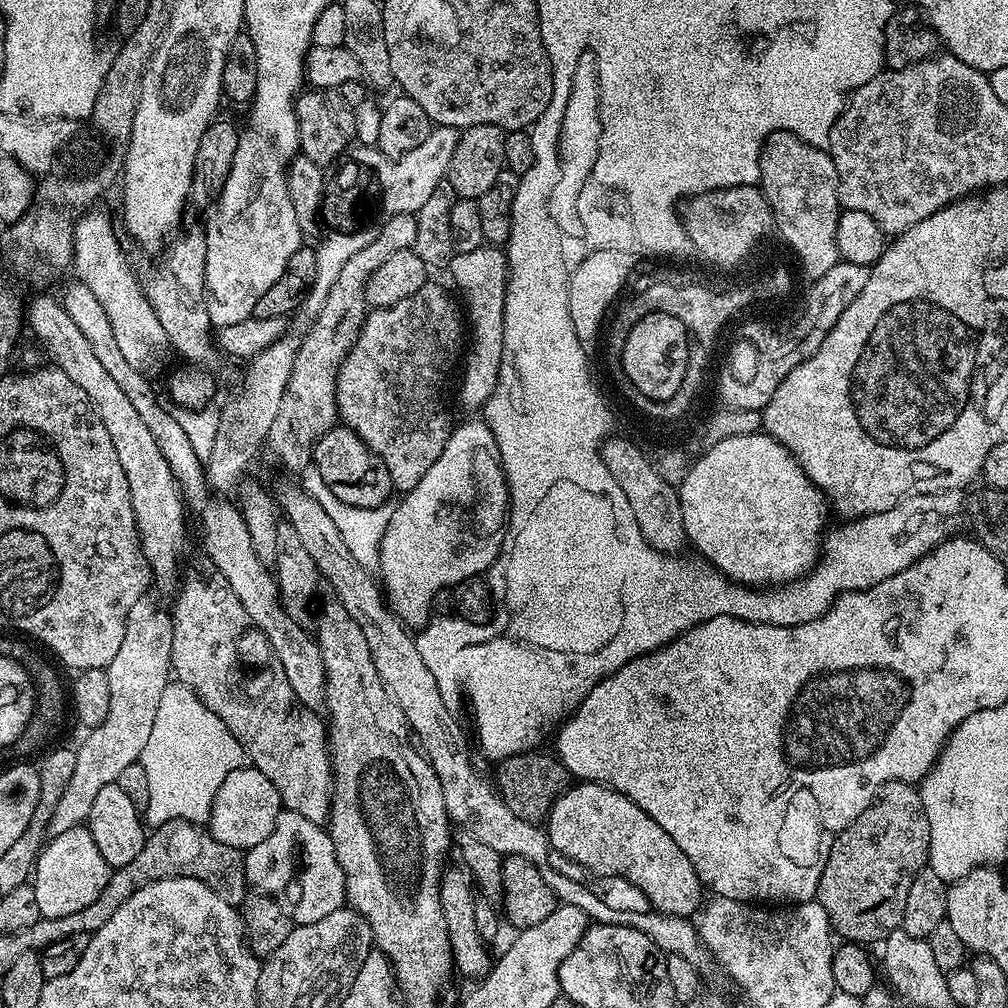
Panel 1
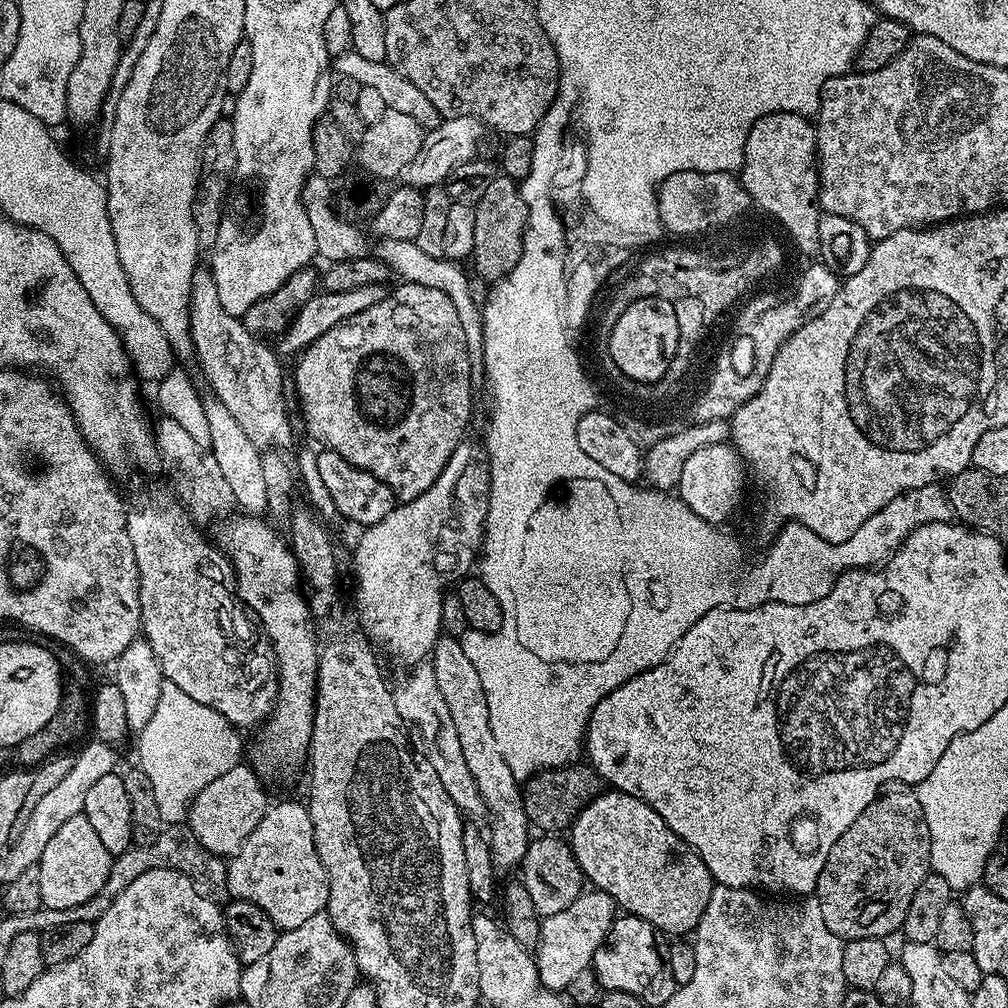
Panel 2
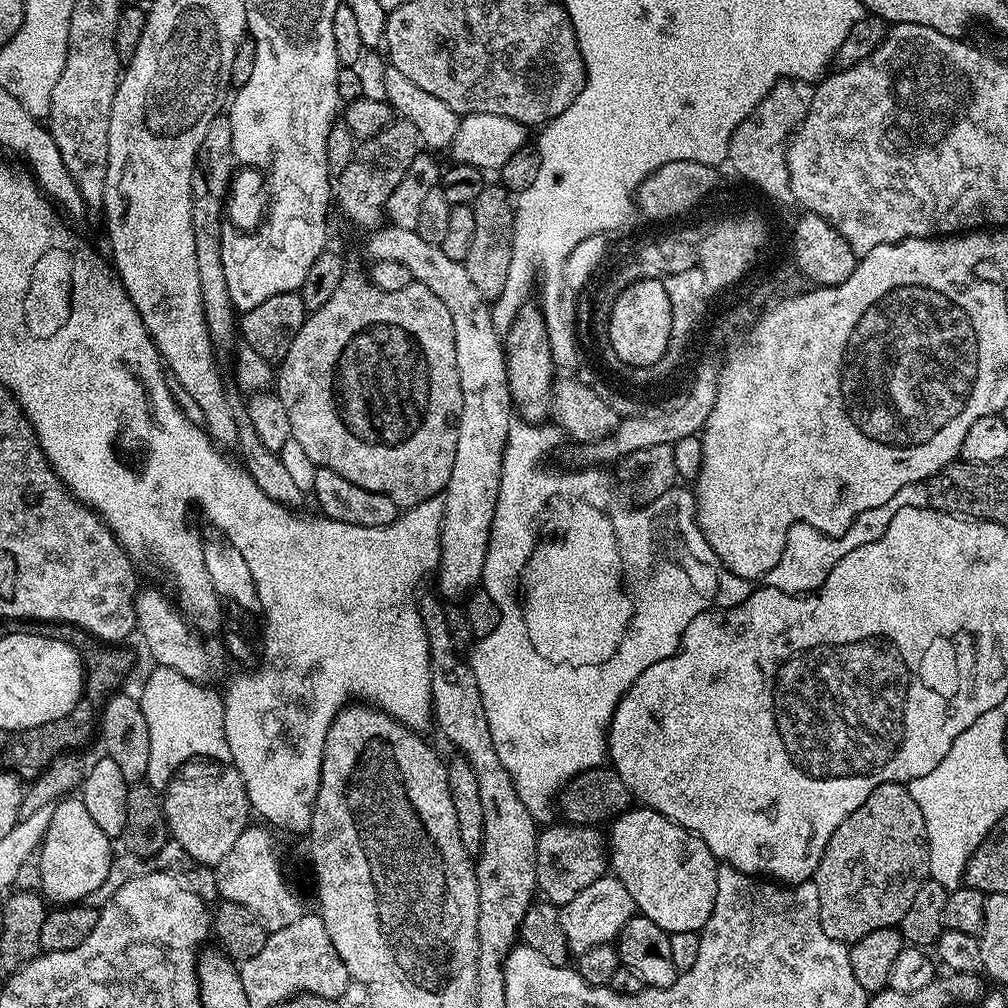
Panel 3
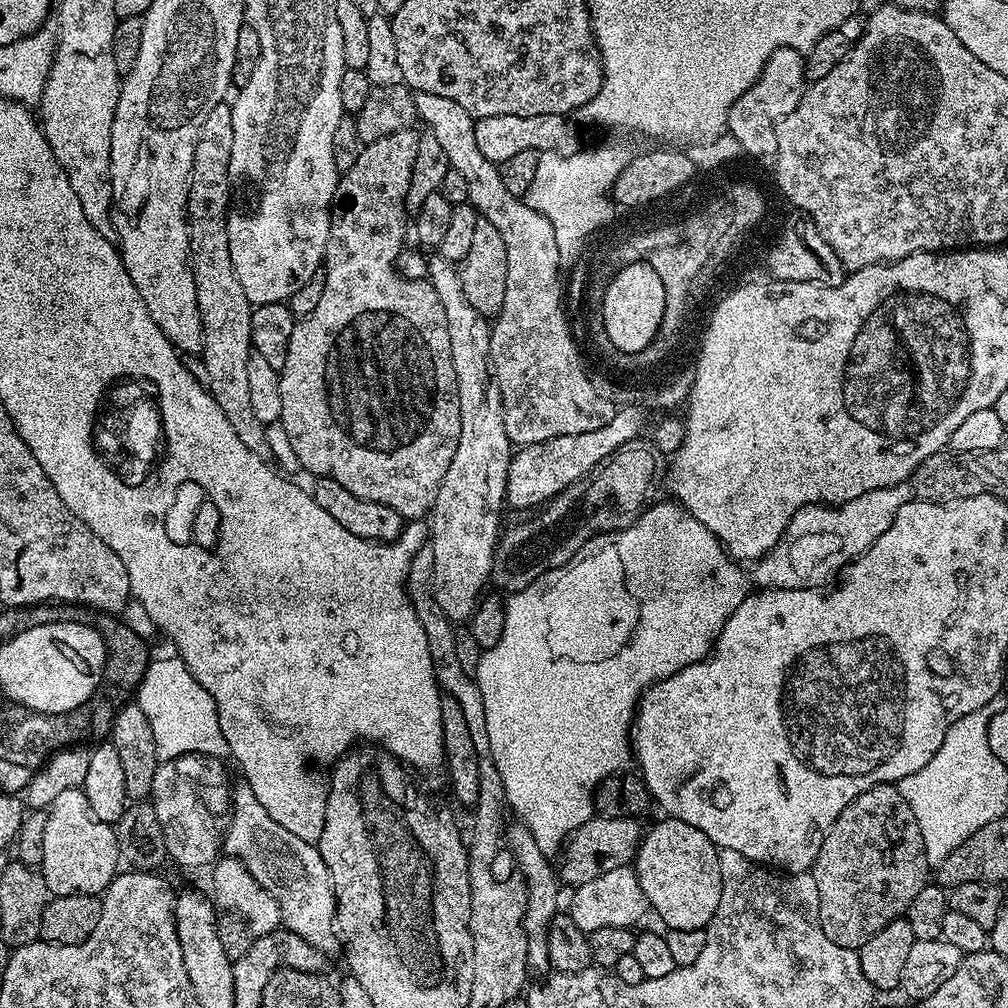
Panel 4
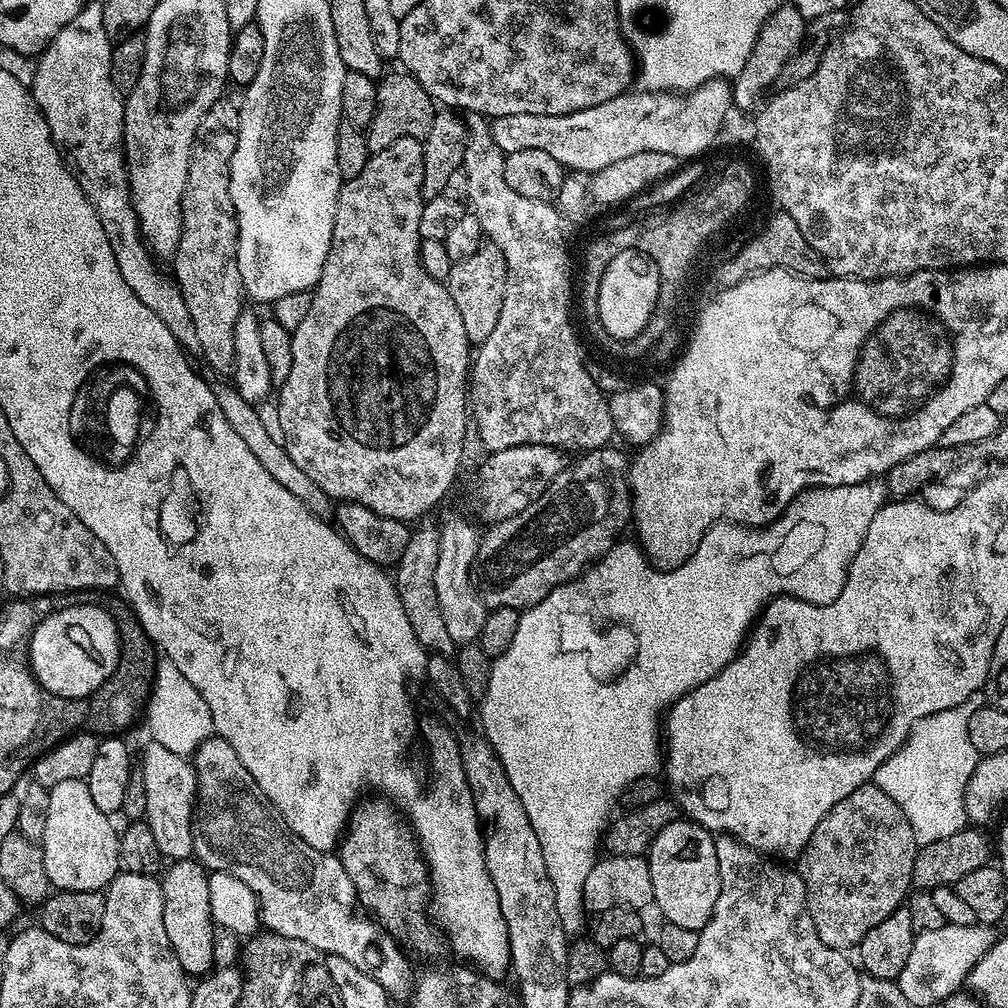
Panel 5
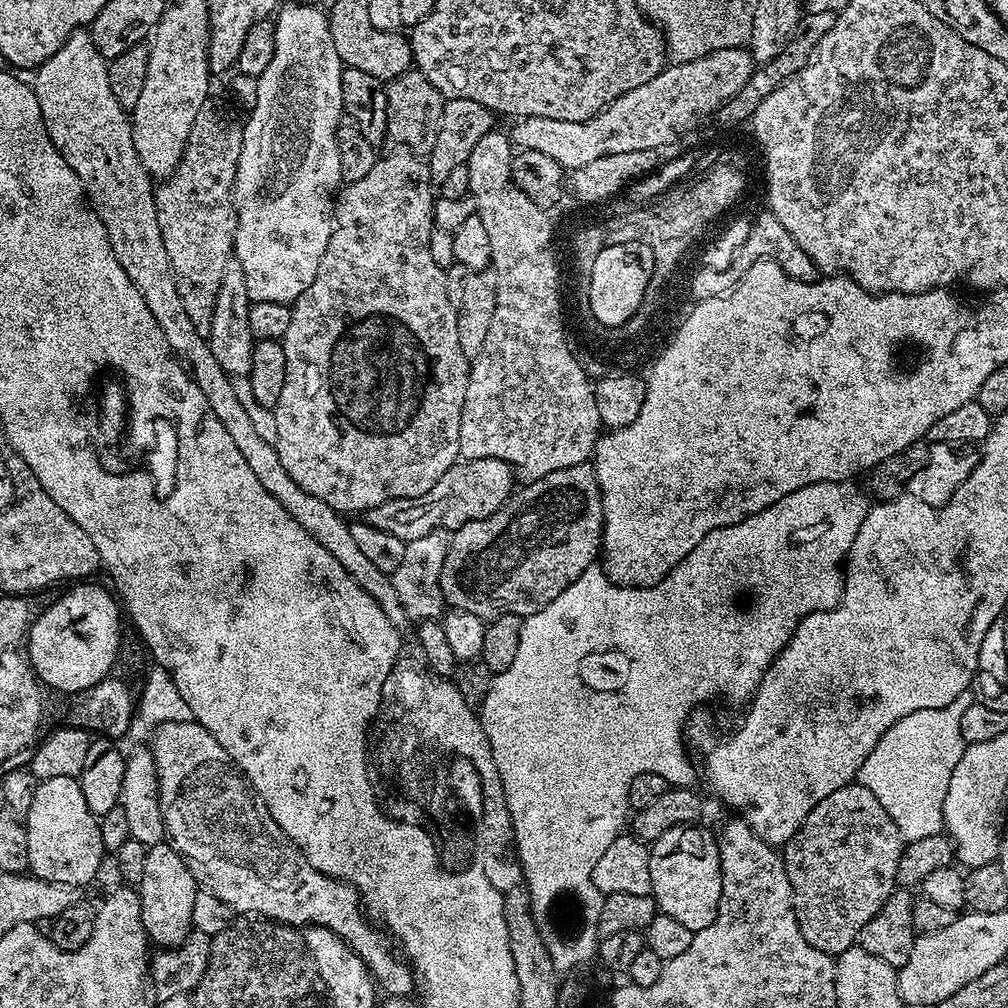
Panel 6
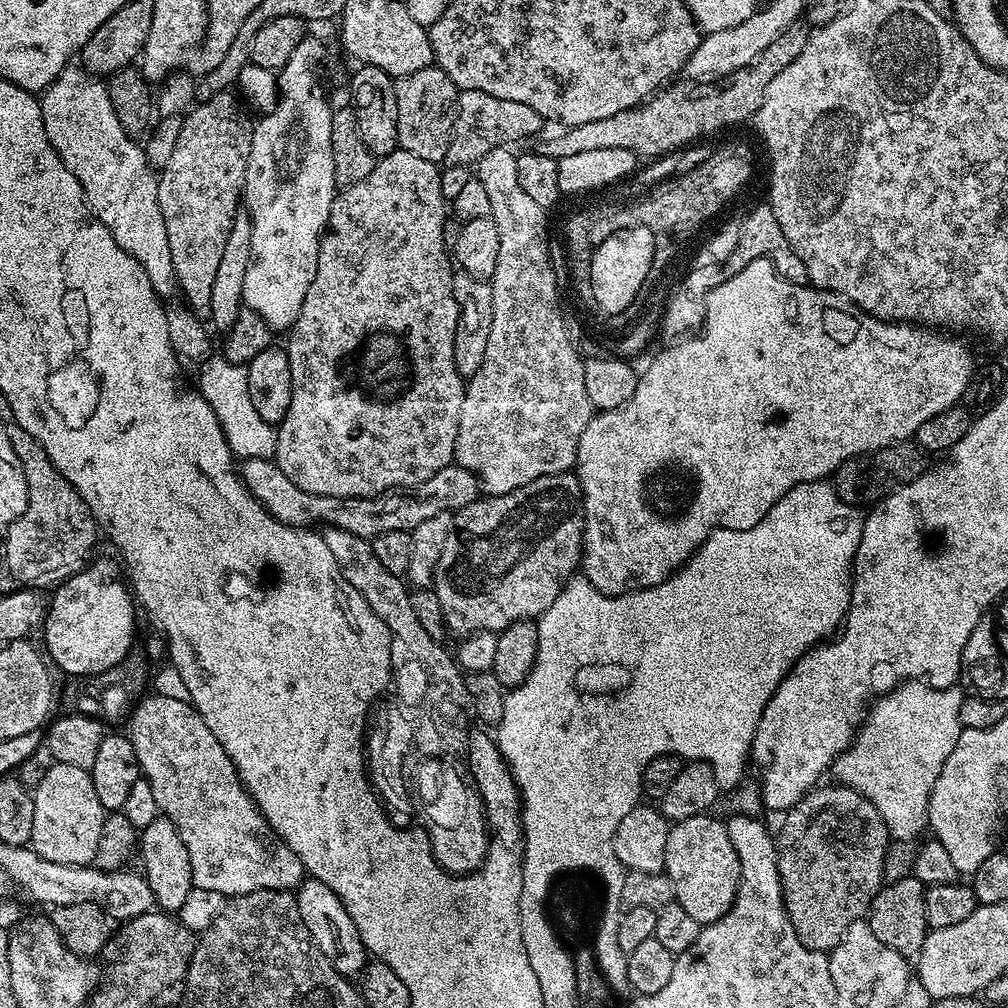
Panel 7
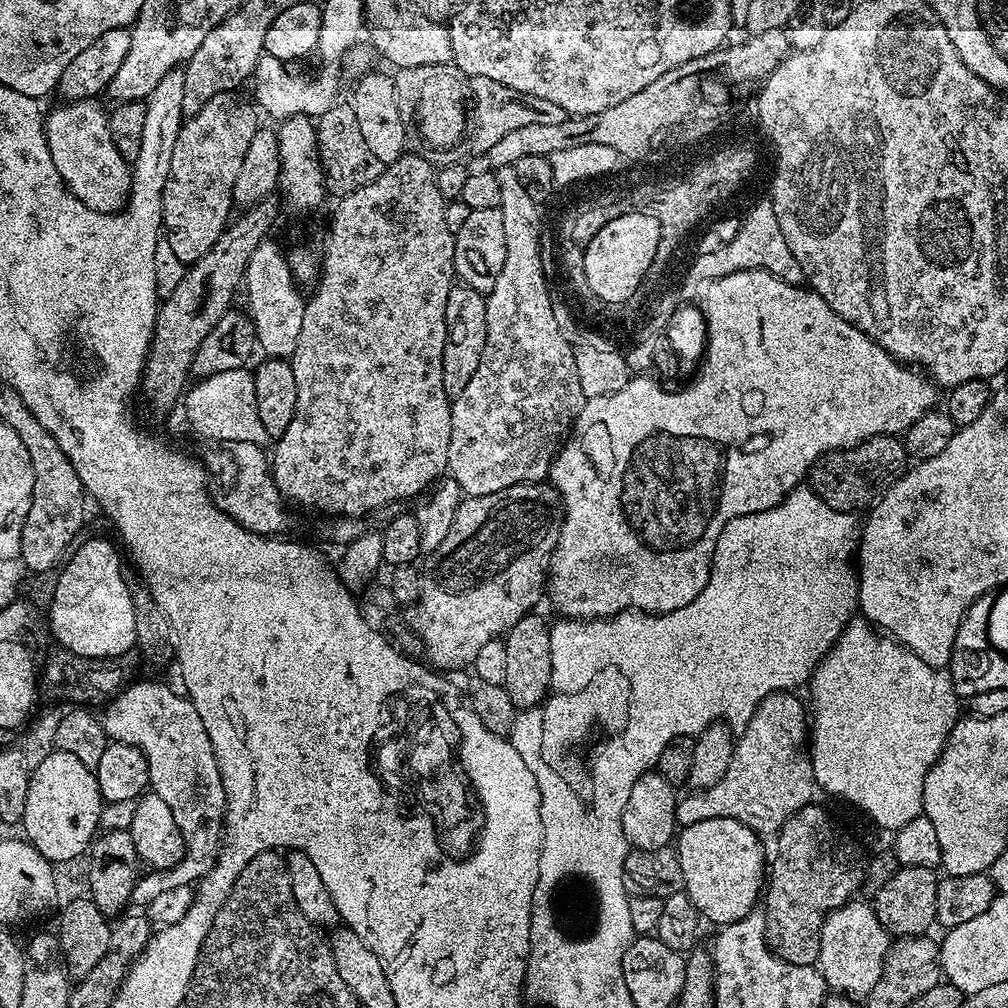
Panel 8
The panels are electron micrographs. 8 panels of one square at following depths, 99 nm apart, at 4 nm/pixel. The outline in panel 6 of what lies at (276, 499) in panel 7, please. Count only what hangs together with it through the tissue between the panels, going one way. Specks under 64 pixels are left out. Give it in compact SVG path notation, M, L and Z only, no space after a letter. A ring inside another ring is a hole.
M498 458L461 459L426 494L418 498L398 498L382 502L366 512L366 522L380 530L386 530L404 541L417 540L439 528L455 530L494 514L510 499L514 491L512 485L514 469L511 464Z

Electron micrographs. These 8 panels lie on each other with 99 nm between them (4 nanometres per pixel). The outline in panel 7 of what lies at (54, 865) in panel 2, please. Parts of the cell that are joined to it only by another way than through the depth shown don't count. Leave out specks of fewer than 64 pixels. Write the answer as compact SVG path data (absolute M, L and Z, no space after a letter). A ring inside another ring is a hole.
M53 763L46 778L32 792L34 830L30 847L50 862L91 865L101 837L106 809L98 802L91 771L78 766Z

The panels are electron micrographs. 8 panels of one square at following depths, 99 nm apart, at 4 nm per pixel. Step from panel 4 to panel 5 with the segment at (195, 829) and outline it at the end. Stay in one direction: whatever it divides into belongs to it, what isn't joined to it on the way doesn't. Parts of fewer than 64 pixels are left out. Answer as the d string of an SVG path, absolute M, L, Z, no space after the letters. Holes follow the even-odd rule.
M148 742L144 748L144 761L138 764L138 775L144 780L144 814L158 850L172 862L189 859L193 855L194 809L198 804L196 769L185 757L174 754L174 750L166 750L166 746Z

